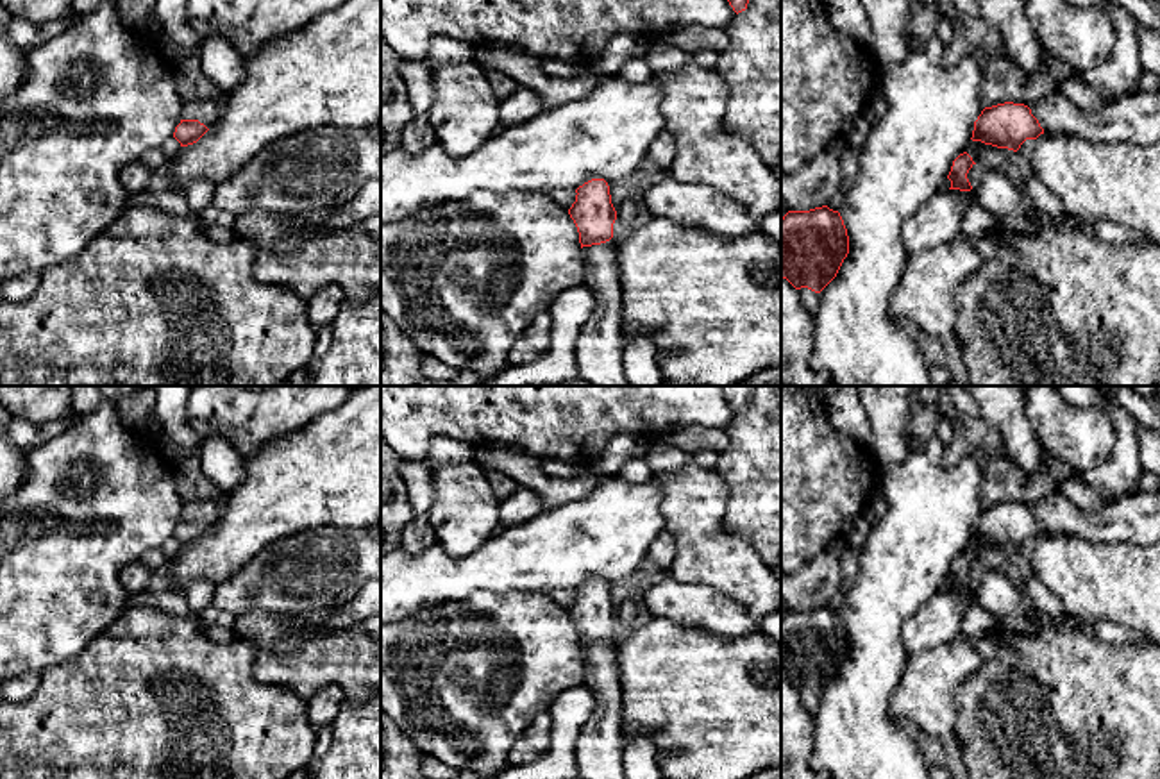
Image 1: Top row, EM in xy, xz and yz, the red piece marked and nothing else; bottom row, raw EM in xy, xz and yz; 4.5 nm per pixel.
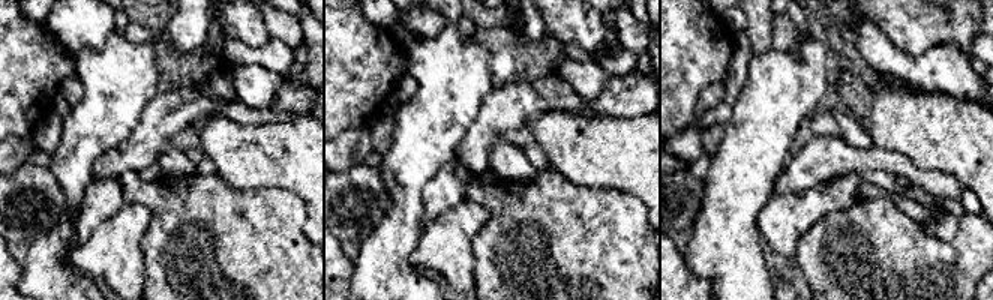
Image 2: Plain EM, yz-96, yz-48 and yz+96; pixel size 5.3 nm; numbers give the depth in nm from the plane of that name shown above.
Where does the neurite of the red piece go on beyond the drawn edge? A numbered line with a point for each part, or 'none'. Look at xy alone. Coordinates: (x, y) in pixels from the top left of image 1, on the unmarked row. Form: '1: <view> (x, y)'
1: xy (206, 511)

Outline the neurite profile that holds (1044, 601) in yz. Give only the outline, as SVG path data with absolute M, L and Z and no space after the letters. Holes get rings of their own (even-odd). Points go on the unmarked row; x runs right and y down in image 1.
M1035 575L1026 579L1024 588L1033 606L1040 613L1046 613L1051 618L1065 616L1065 609L1060 599L1055 593L1051 593Z

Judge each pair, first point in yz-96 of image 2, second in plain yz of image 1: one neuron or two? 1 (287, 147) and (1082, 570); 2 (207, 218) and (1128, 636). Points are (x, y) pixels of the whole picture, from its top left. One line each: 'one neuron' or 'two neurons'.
1: one neuron
2: two neurons

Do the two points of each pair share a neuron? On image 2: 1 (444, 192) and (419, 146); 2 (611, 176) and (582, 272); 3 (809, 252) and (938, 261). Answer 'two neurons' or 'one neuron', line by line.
1: two neurons
2: two neurons
3: one neuron

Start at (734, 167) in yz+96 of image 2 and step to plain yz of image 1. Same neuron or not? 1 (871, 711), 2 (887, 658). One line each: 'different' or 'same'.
1: same
2: same

